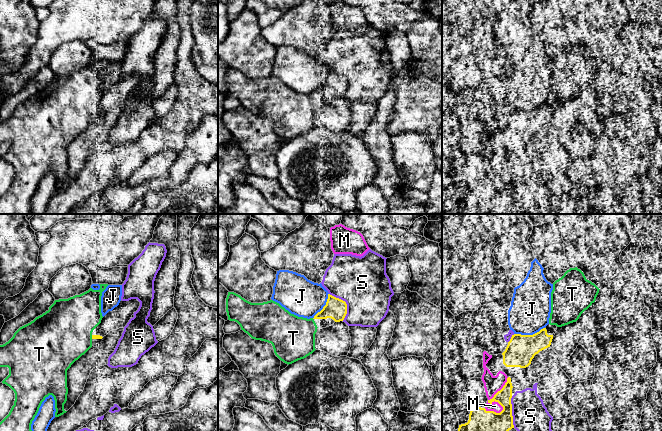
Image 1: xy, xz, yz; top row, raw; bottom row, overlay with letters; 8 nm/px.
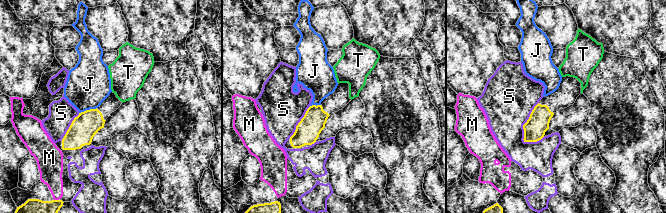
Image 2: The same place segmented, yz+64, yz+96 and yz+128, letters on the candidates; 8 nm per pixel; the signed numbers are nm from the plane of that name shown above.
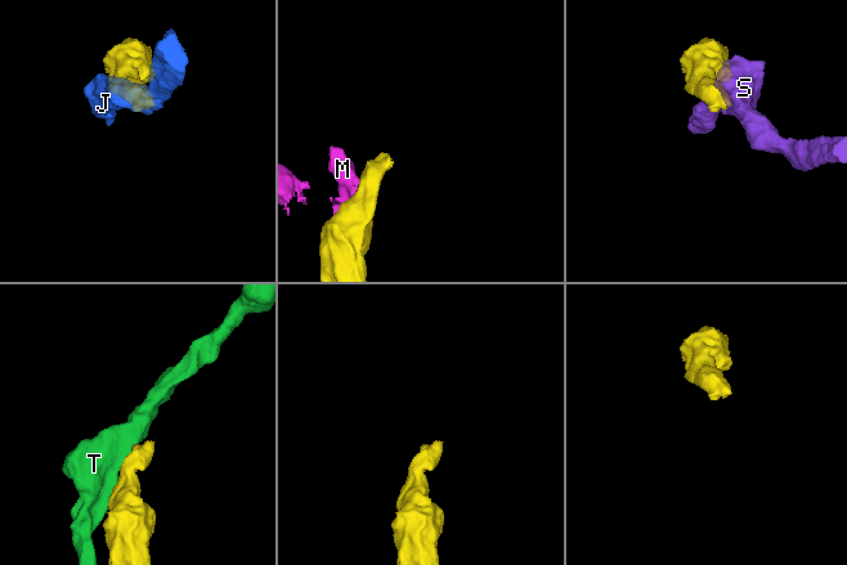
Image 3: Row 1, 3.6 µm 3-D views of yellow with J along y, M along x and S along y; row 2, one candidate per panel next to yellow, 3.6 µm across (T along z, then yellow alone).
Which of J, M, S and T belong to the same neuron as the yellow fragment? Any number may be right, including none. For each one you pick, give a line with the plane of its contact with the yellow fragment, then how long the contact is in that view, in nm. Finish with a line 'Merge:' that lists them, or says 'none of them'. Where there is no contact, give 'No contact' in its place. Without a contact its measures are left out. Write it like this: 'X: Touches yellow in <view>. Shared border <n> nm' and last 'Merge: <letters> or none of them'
Merge: none of them

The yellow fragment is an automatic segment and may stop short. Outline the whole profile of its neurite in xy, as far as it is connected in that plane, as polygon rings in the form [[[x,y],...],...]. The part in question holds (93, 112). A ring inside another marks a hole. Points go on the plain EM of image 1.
[[[137,75],[121,76],[119,81],[109,87],[102,94],[101,99],[93,106],[92,115],[102,115],[110,107],[124,104],[139,82],[140,78]]]

